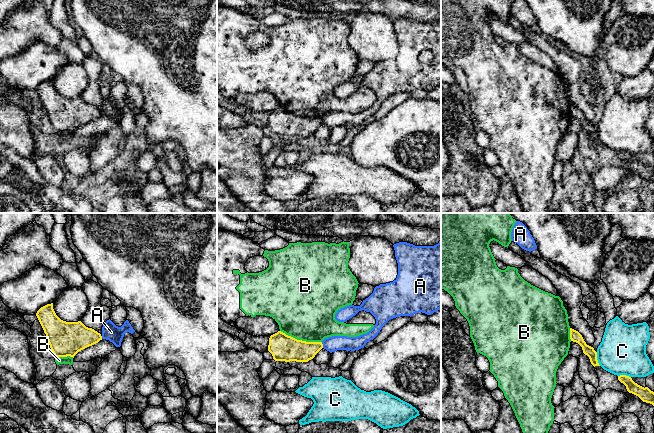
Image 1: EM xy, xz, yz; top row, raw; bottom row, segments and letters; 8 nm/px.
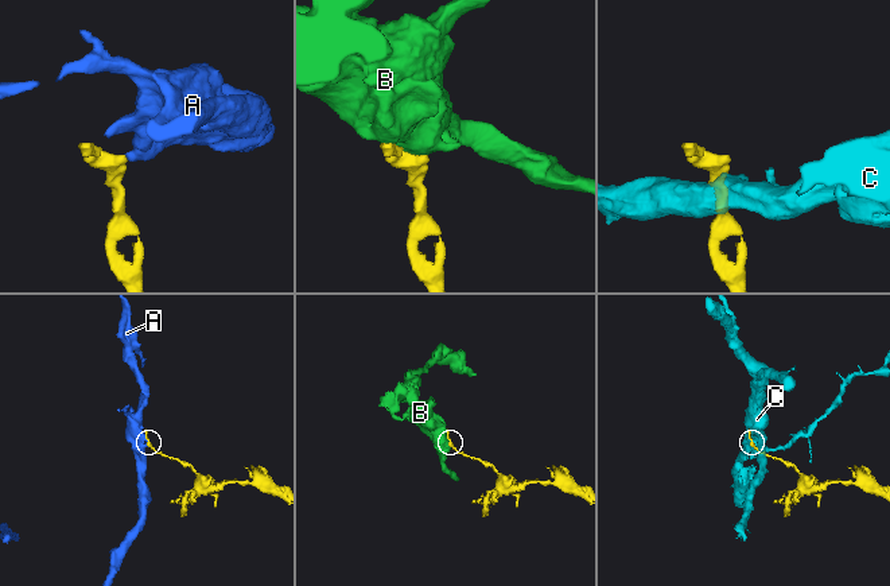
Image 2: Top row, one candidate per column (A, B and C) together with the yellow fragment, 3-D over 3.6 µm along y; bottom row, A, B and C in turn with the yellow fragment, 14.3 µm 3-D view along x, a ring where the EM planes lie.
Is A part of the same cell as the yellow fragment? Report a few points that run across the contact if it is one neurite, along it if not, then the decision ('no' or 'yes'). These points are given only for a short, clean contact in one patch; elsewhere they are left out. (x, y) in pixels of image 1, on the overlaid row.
line xz (321, 342), (323, 347); no

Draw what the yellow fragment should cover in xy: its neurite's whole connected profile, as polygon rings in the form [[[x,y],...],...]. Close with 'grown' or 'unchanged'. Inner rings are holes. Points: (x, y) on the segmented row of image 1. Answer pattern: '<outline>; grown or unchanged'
[[[53,303],[41,307],[36,316],[55,357],[74,358],[79,351],[102,340],[100,333],[86,327],[81,321],[61,320],[53,309]]]; unchanged

